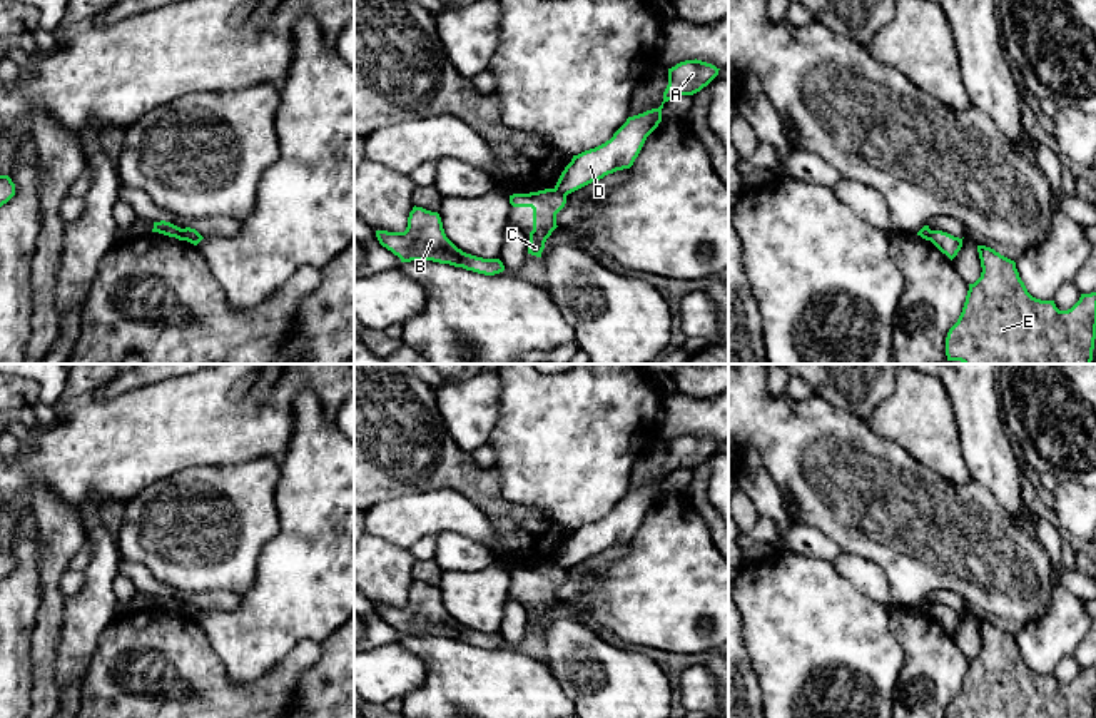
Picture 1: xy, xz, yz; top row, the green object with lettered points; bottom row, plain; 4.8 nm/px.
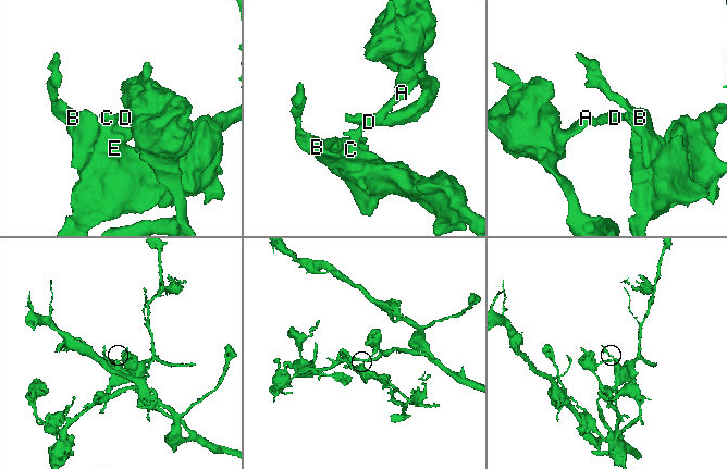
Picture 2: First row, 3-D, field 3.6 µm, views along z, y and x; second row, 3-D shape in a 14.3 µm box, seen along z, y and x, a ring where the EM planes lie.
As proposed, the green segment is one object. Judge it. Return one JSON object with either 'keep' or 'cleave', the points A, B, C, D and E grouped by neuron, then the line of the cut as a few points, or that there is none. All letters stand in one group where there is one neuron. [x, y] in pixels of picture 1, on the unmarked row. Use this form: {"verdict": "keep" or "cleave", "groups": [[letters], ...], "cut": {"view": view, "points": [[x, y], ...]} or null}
{"verdict": "cleave", "groups": [["A", "D"], ["B", "C", "E"]], "cut": {"view": "xy", "points": [[181, 603], [186, 613]]}}

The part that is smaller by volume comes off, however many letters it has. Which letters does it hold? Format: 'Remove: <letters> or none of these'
Remove: B, C, E

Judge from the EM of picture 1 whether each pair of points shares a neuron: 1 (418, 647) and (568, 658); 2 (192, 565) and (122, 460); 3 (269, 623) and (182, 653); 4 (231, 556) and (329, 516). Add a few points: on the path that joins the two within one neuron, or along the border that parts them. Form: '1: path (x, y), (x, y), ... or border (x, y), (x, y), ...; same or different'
1: border (543, 658), (565, 692); different
2: border (177, 471), (152, 481), (124, 505); different
3: border (196, 620), (229, 678); different
4: border (276, 503), (279, 528), (263, 550), (254, 578); different

